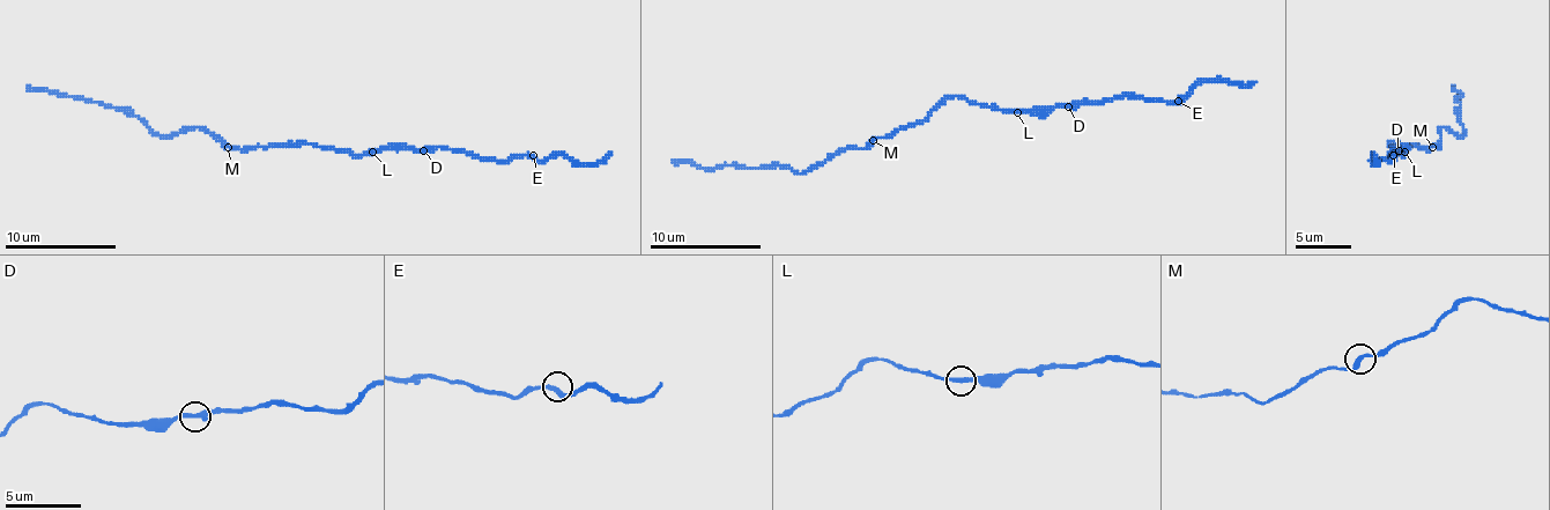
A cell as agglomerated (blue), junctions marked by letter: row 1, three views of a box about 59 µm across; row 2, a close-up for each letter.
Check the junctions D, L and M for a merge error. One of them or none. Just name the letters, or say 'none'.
none

